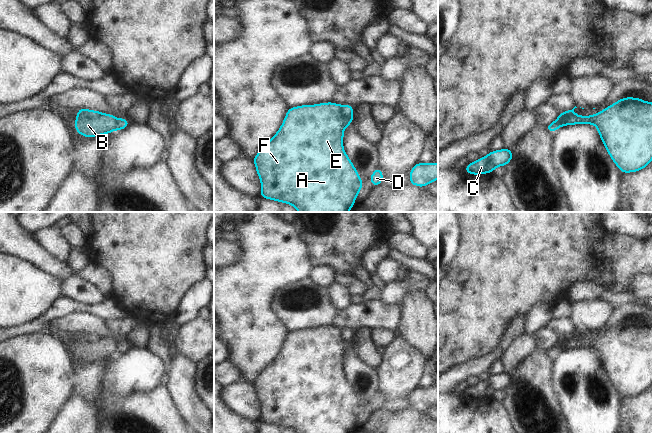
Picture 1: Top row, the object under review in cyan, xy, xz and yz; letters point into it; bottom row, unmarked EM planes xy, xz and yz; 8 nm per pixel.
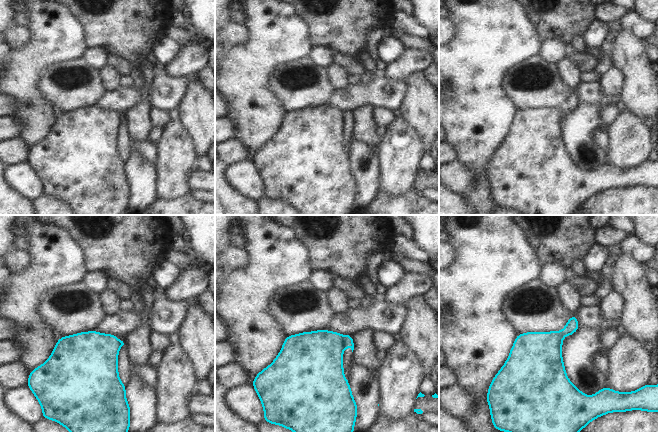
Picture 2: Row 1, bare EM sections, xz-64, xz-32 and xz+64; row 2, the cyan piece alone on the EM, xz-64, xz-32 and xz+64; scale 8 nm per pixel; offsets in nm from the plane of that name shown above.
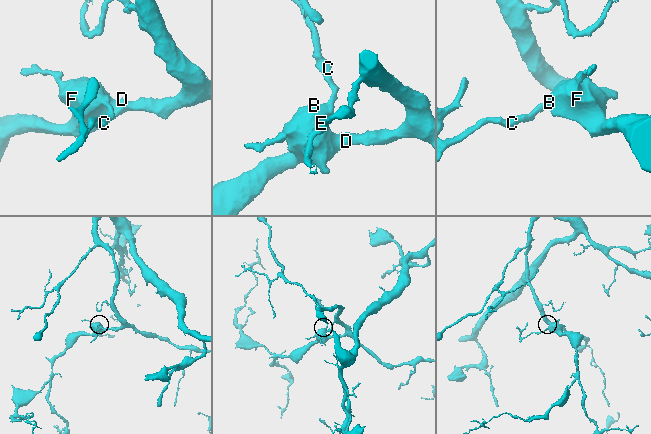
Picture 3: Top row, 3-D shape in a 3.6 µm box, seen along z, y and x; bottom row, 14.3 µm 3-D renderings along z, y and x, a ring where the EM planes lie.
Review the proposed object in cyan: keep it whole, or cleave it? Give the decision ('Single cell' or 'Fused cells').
Fused cells

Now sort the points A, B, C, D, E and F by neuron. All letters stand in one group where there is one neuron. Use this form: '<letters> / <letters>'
A B D E F / C

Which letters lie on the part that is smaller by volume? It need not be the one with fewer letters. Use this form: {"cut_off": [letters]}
{"cut_off": ["C"]}

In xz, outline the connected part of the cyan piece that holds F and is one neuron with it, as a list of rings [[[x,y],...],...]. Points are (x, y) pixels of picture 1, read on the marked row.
[[[332,102],[288,109],[278,132],[253,158],[261,179],[261,197],[289,203],[299,212],[348,212],[353,207],[364,182],[343,150],[345,119],[340,109]]]

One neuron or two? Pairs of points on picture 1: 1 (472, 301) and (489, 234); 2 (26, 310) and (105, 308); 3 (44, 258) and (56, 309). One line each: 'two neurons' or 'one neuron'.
1: one neuron
2: two neurons
3: two neurons

